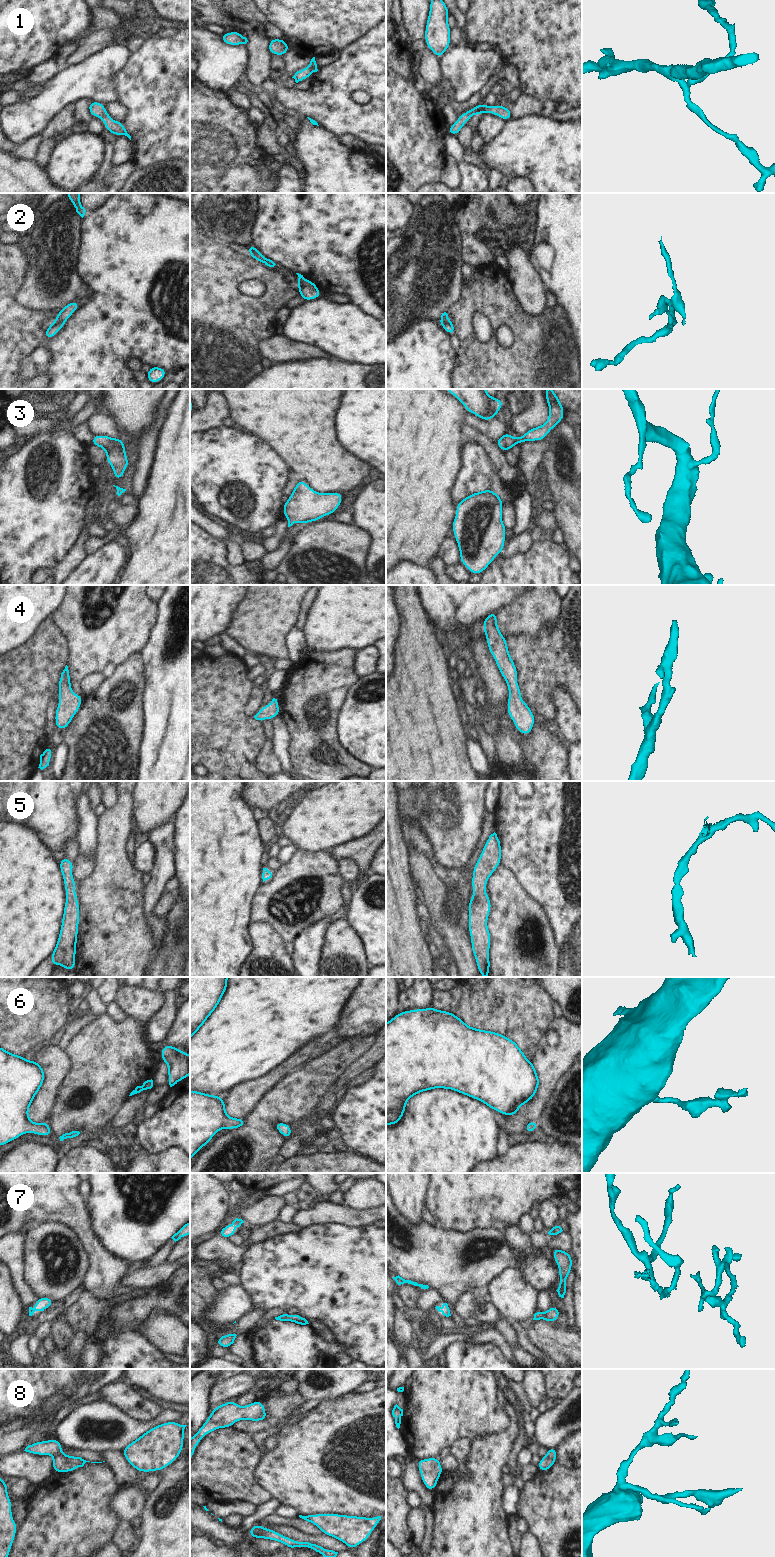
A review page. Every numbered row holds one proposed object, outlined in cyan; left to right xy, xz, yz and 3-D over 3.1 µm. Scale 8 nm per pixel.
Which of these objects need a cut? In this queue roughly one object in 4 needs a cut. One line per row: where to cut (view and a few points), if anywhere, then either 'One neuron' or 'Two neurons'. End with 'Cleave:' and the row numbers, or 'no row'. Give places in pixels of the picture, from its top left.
1: No split. One neuron
2: Split along xy (54, 320), (65, 321). Two neurons
3: No split. One neuron
4: No split. One neuron
5: No split. One neuron
6: No split. One neuron
7: No split. One neuron
8: Split along xz (270, 1529), (265, 1529), (260, 1537). Two neurons
Cleave: 2, 8.

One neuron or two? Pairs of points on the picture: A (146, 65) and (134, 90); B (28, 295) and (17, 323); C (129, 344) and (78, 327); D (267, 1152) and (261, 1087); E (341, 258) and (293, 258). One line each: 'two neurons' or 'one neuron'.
A: one neuron
B: two neurons
C: one neuron
D: two neurons
E: one neuron

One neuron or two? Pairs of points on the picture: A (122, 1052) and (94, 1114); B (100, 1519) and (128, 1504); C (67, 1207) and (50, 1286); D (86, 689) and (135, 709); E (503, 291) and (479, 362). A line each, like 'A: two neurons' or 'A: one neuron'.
A: one neuron
B: two neurons
C: two neurons
D: two neurons
E: one neuron

